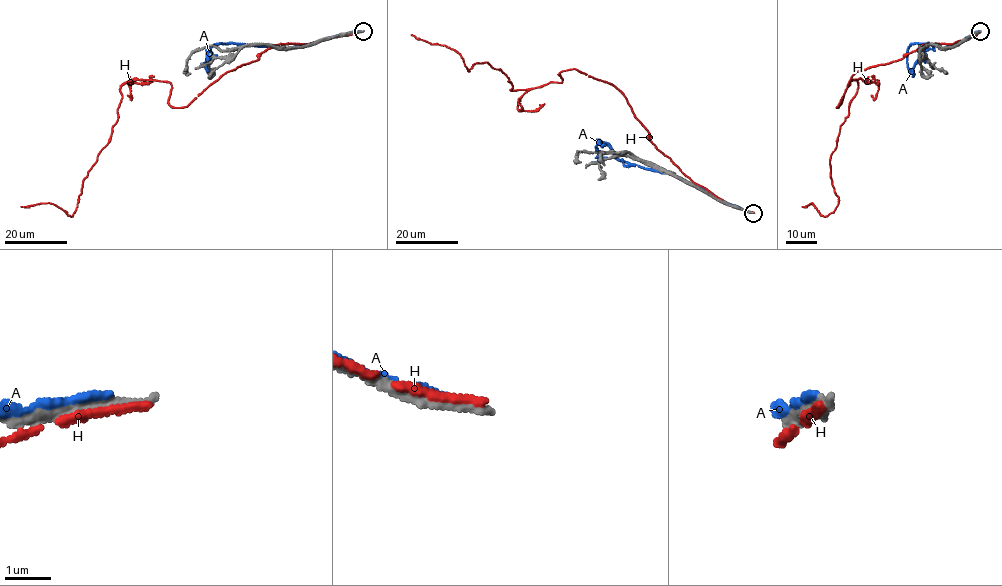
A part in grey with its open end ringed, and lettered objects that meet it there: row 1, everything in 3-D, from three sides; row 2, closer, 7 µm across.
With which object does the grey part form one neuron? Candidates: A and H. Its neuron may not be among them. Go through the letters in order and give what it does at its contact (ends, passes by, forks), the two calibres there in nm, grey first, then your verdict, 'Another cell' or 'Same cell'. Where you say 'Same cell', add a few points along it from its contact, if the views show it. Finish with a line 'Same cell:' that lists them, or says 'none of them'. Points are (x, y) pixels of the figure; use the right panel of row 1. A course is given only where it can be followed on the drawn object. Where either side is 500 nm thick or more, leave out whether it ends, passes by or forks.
A: It passes by. Thickness 220 nm (grey) against 170 nm. Another cell
H: It passes by. Thickness 220 nm (grey) against 150 nm. Another cell
Same cell: none of them

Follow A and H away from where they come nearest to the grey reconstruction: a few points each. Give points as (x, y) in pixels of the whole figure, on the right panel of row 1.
A: (978, 31), (945, 48), (929, 43), (913, 43), (907, 49), (910, 69), (926, 56), (924, 51)
H: (979, 31), (851, 76), (836, 107), (849, 81), (857, 93), (830, 159), (838, 204), (823, 216), (802, 206)

